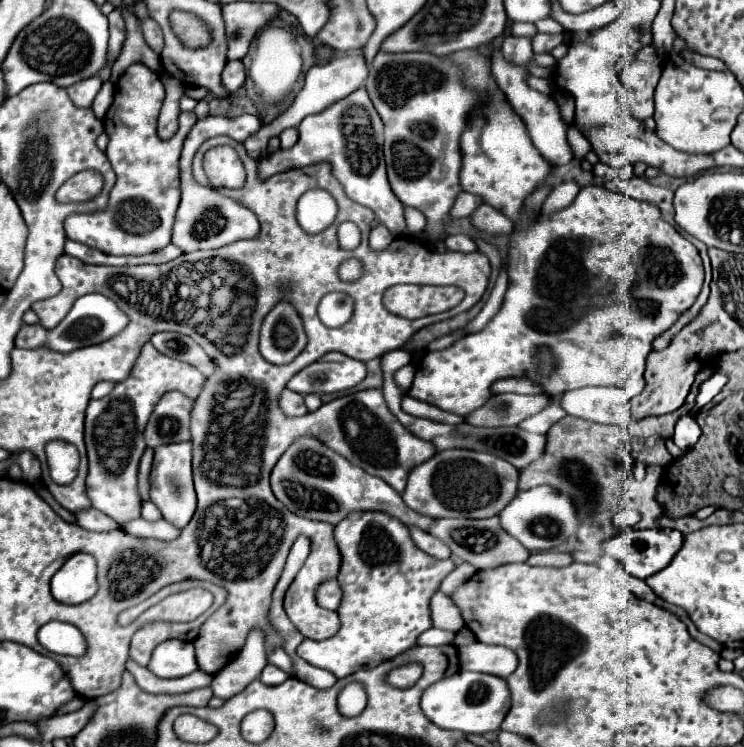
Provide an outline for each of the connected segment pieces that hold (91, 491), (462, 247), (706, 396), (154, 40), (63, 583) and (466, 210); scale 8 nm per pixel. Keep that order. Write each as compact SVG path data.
M152 343L142 347L142 353L132 369L132 375L116 383L110 395L90 401L86 409L86 449L88 449L88 477L86 495L94 509L112 517L120 527L140 517L140 495L138 495L138 463L146 449L144 427L160 401L168 391L182 389L184 395L200 395L206 377L192 365L164 357Z
M462 233L448 235L444 239L444 243L446 243L446 247L450 251L460 251L460 253L472 253L472 251L476 251L476 243L468 235L462 235Z
M714 373L708 381L704 381L704 383L700 385L700 393L698 393L698 397L696 397L696 407L694 407L694 411L696 411L696 409L702 409L712 397L716 397L726 383L728 383L728 377L722 375L722 373Z
M144 19L144 21L140 21L140 23L142 23L142 31L144 31L144 39L146 39L146 43L152 47L154 53L160 53L162 47L164 47L160 27L158 27L152 19Z
M86 553L71 556L52 577L52 597L66 605L84 603L84 599L90 599L96 593L96 575L94 557Z
M460 193L458 195L458 199L456 199L456 203L452 205L452 209L450 209L450 213L448 213L448 219L450 221L454 221L454 219L462 219L462 217L470 217L474 211L476 211L476 207L478 205L482 205L484 201L482 201L482 197L478 197L478 195L472 195L472 193Z

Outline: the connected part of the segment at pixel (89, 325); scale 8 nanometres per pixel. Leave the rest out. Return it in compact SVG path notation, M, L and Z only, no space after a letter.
M84 295L74 303L70 313L54 329L46 329L38 323L36 325L22 325L22 329L16 335L16 347L18 349L48 347L58 353L70 353L80 347L102 343L102 341L110 339L112 335L118 335L126 325L128 325L128 317L120 311L120 307L112 299L108 299L104 295Z

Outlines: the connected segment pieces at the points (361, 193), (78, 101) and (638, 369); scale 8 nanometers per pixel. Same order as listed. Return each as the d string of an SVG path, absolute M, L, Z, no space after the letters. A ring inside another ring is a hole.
M364 87L342 99L340 103L328 107L318 115L304 117L298 125L298 141L290 149L278 149L270 157L260 161L260 177L270 177L288 169L300 169L306 165L328 161L332 165L332 175L342 183L346 195L352 201L360 201L374 211L376 218L392 233L392 237L408 235L404 221L404 206L390 189L386 179L386 165L382 155L382 119L372 107Z
M92 77L92 79L84 79L72 87L68 87L68 97L72 99L72 103L76 107L90 107L96 93L100 91L102 87L102 79L100 77Z
M584 187L578 197L574 199L574 203L558 213L554 213L548 219L534 219L524 231L514 231L512 233L512 241L510 241L510 249L508 249L508 277L510 277L510 287L506 291L504 297L504 305L500 309L500 313L478 333L470 333L462 339L458 339L452 347L442 349L442 351L428 351L422 355L422 359L418 361L416 367L416 375L414 375L414 383L408 391L410 397L416 397L420 401L426 401L442 411L450 411L456 415L466 417L468 413L480 409L490 397L492 397L492 383L500 381L500 379L530 379L534 383L538 383L544 393L552 395L552 397L560 397L566 391L572 389L580 389L580 387L588 387L588 385L606 385L606 387L620 387L624 389L630 397L638 395L644 389L644 365L646 365L646 357L652 351L652 341L662 335L666 329L670 329L678 317L692 307L692 303L696 301L696 297L700 295L702 283L704 283L704 269L702 269L702 259L698 255L698 249L686 241L670 223L666 223L662 219L660 209L654 203L648 201L636 201L630 199L626 195L620 193L612 193L604 187ZM548 349L554 357L554 367L550 369L542 369L542 363L538 361L538 351Z

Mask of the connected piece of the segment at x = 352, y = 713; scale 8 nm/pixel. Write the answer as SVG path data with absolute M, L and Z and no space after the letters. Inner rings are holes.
M352 681L348 683L338 695L338 711L344 717L356 717L366 707L366 691L362 683Z

